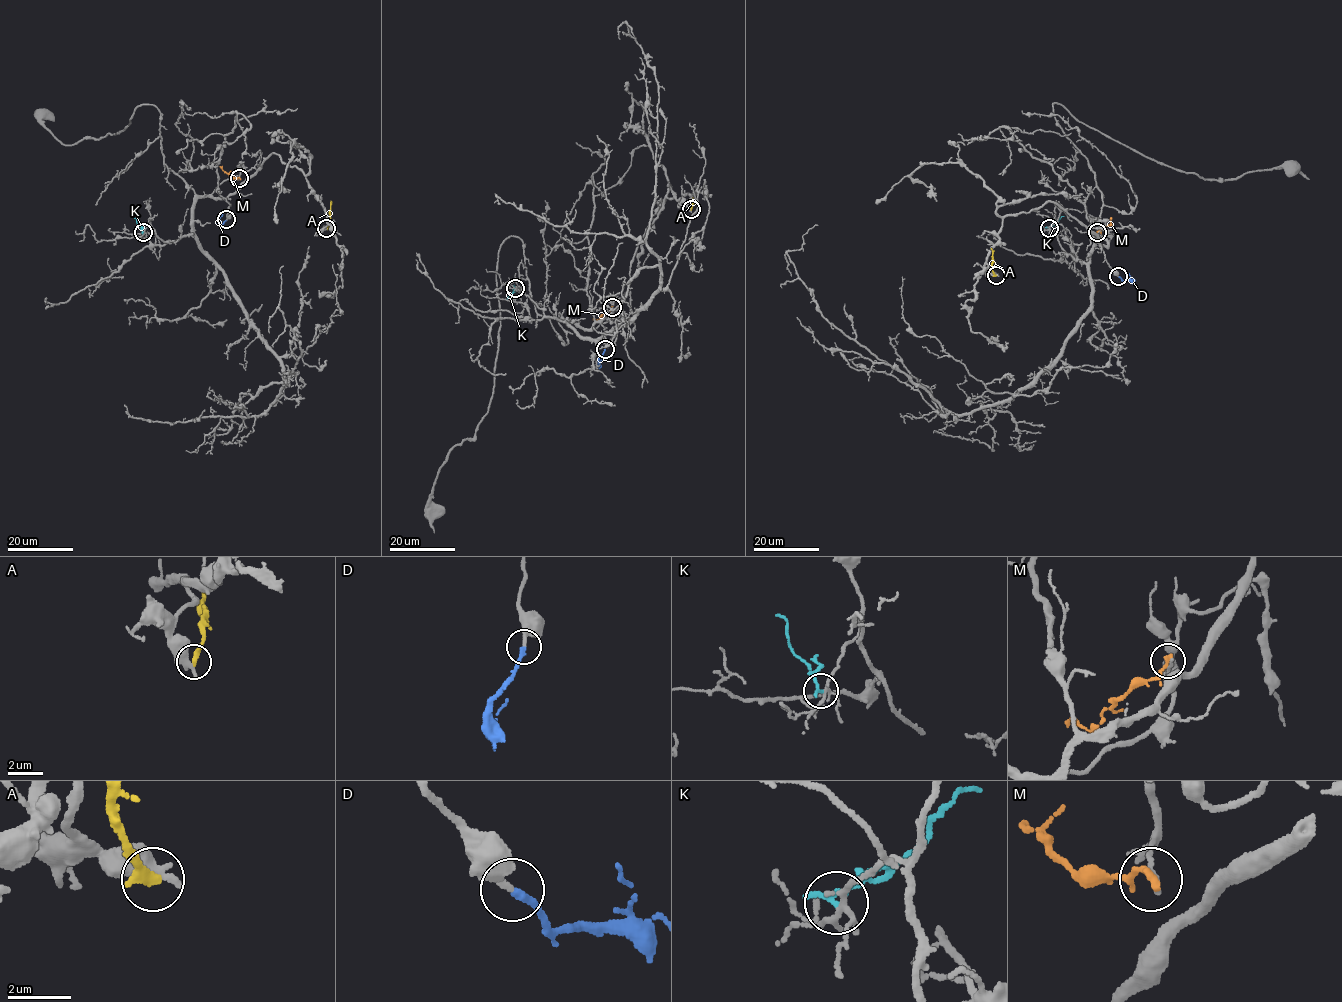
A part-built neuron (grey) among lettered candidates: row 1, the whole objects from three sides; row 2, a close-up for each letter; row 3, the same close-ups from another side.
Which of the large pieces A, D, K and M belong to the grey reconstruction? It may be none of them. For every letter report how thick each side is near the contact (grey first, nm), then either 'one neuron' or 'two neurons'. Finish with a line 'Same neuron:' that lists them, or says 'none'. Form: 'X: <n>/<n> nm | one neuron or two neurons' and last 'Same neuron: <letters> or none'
A: 600/360 nm | two neurons
D: 220/240 nm | one neuron
K: 170/240 nm | two neurons
M: 130/280 nm | two neurons
Same neuron: D

